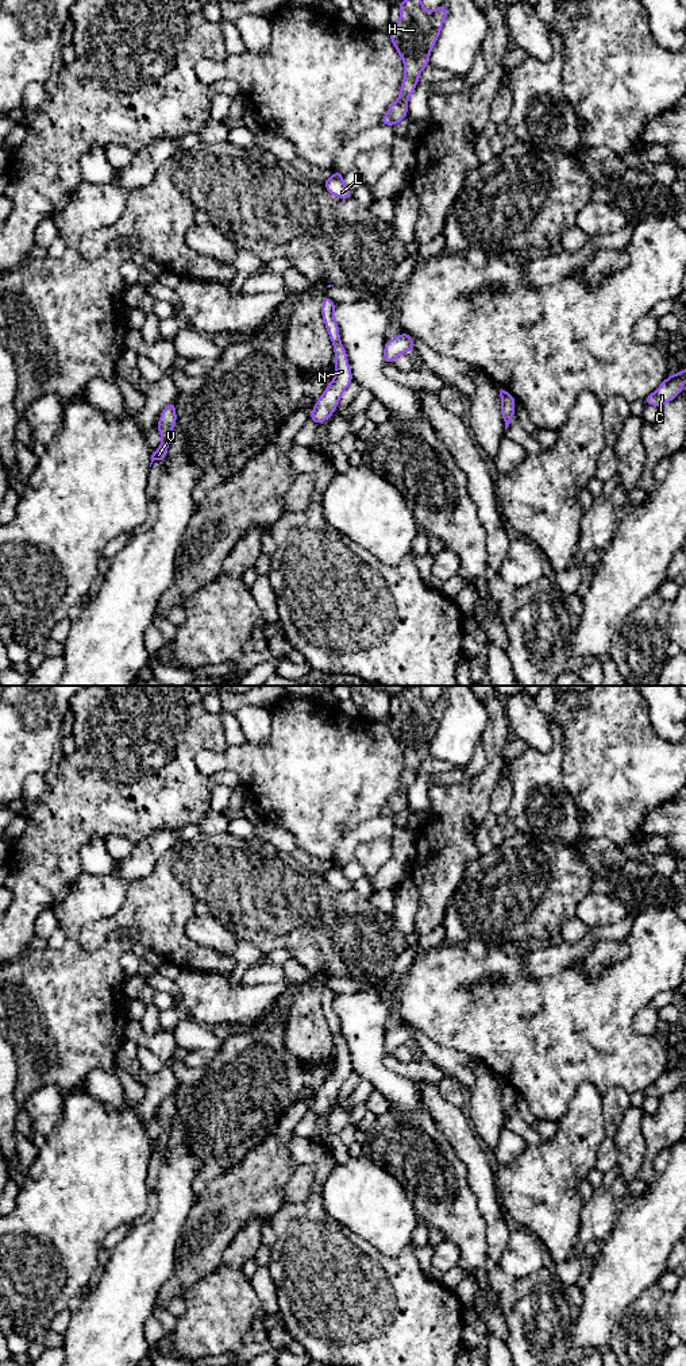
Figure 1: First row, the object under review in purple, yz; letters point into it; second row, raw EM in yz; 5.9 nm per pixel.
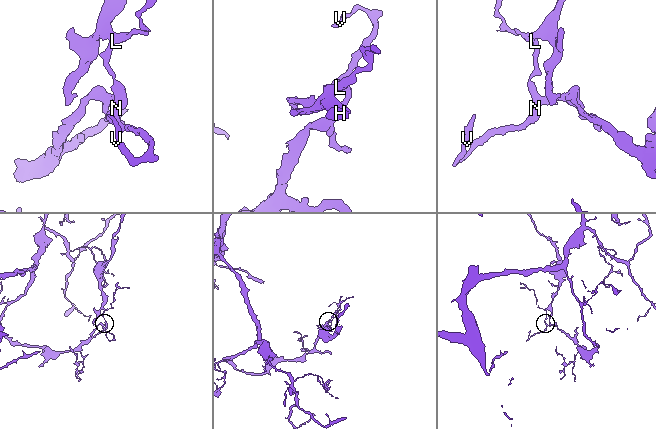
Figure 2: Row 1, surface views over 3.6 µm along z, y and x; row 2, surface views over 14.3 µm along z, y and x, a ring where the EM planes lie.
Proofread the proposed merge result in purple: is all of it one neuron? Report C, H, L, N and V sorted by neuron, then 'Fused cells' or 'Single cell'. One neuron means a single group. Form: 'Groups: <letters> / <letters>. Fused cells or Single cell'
Groups: C L N V / H. Fused cells

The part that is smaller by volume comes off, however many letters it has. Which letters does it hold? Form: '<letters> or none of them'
H

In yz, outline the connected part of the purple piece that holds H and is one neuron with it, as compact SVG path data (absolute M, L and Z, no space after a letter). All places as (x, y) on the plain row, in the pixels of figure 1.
M419 686L397 695L400 710L389 722L389 729L404 753L404 769L397 791L381 811L384 817L396 817L408 807L408 792L419 775L419 768L429 755L429 745L442 723L448 701L443 694L427 702Z

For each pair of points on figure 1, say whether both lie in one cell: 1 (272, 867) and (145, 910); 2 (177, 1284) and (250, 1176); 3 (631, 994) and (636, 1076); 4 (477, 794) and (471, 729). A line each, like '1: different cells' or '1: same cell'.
1: same cell
2: same cell
3: same cell
4: different cells

